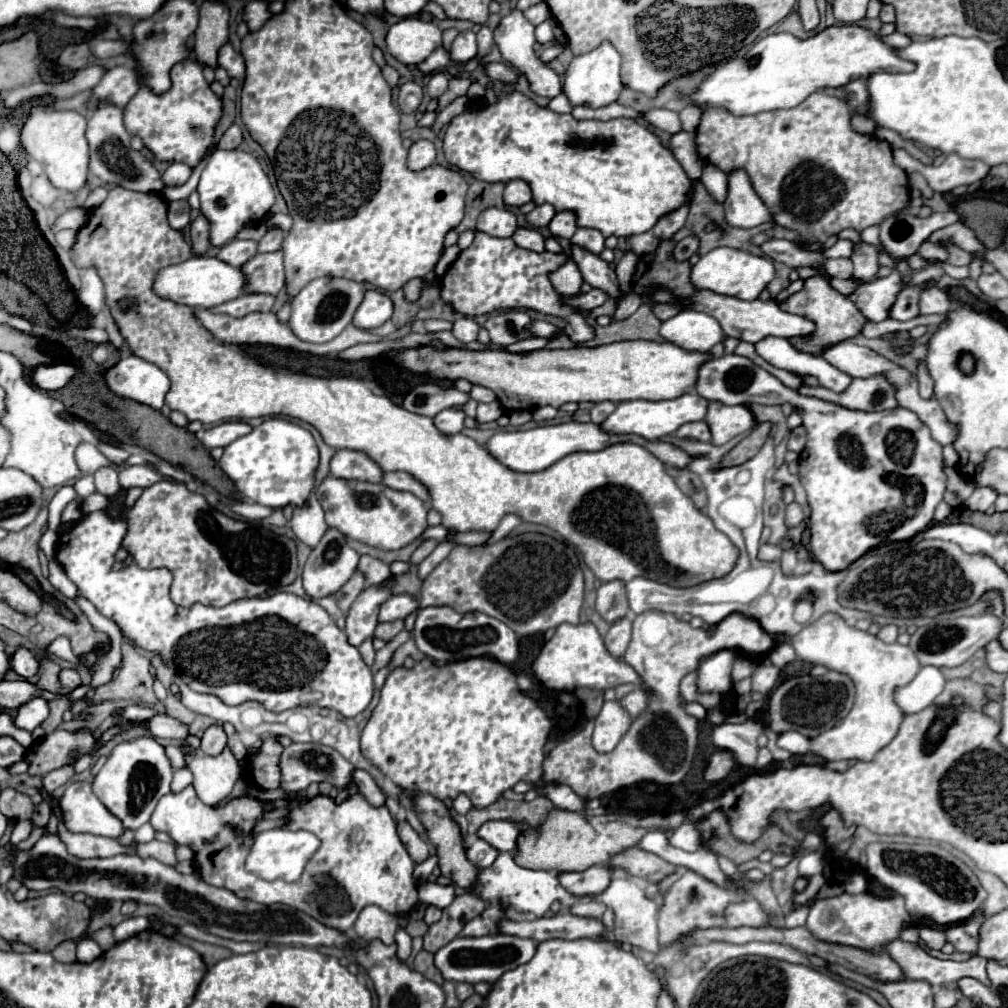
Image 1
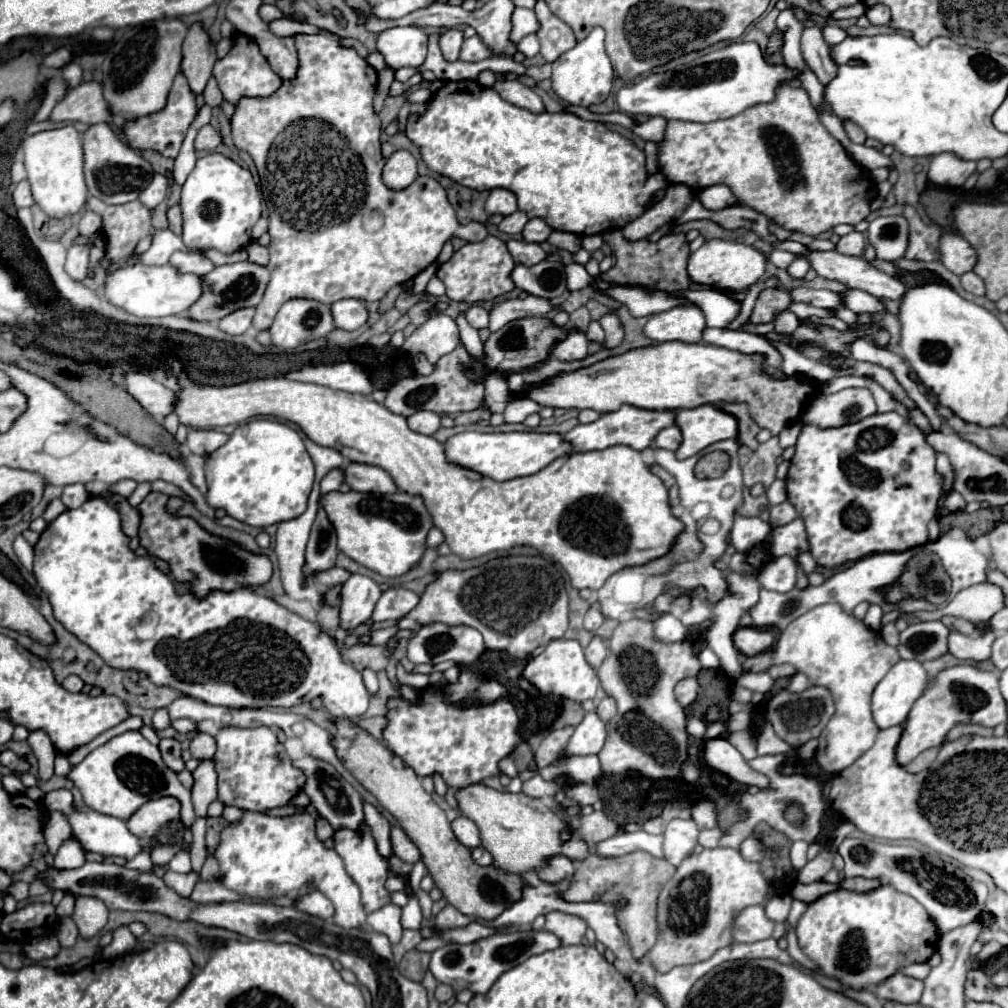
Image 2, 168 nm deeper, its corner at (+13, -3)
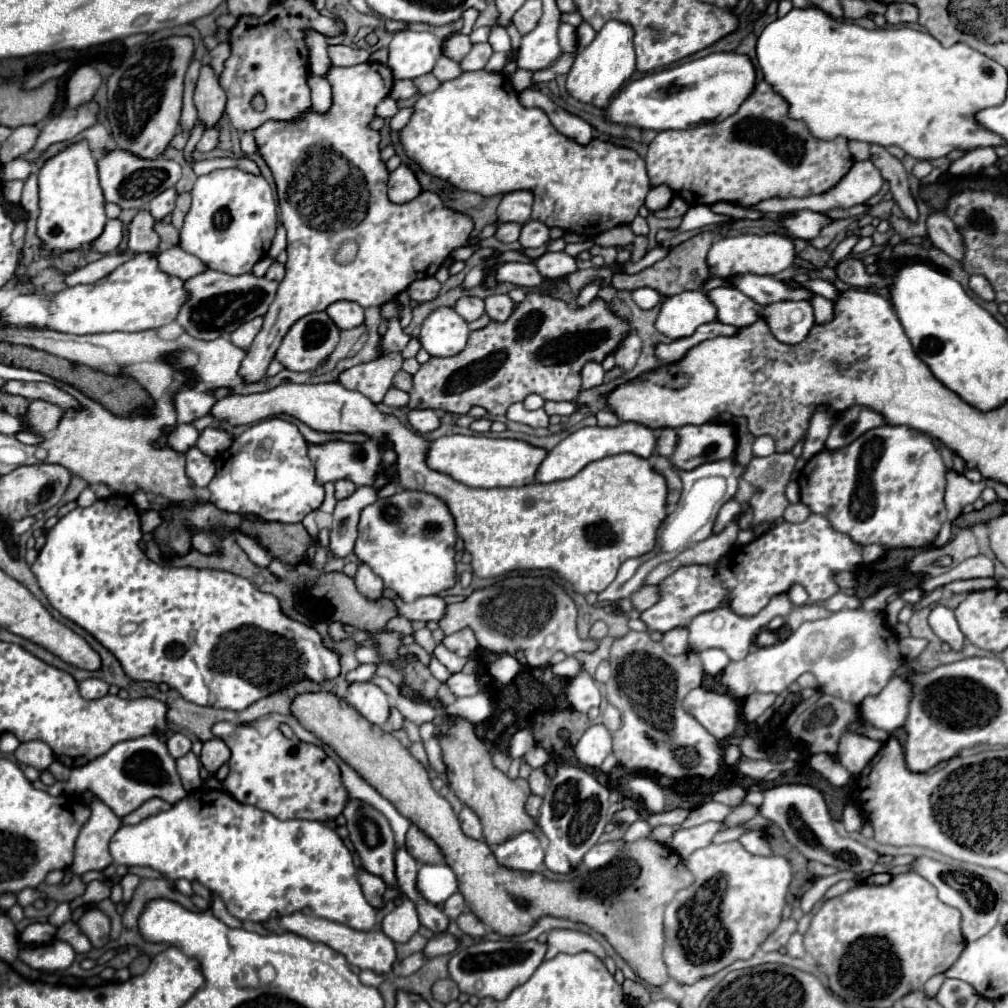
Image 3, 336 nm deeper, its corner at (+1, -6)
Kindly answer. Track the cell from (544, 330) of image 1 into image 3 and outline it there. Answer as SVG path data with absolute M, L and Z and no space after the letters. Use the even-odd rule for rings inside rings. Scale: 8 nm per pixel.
M539 292L527 294L513 316L505 324L491 322L487 328L471 332L463 352L449 358L431 358L413 376L413 388L407 408L443 410L457 416L469 414L473 406L483 406L487 414L505 414L513 402L521 402L527 394L541 394L545 400L573 400L581 390L581 368L589 360L603 362L609 352L615 352L617 344L631 332L629 322L617 318L603 300L593 300L583 308L571 308L563 300L545 296Z

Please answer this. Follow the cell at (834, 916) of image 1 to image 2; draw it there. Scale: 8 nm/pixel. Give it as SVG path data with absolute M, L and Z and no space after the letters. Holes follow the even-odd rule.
M879 885L869 893L855 893L847 889L831 891L809 905L809 909L801 915L797 927L797 939L803 953L827 975L841 983L843 989L873 989L881 981L889 979L893 973L903 971L911 963L929 961L929 957L937 951L939 929L933 925L933 919L925 911L925 907L893 889L893 885Z

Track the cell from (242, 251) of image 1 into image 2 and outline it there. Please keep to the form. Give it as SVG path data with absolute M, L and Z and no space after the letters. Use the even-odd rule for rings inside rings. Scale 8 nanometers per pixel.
M175 251L169 259L169 263L179 271L179 273L193 273L193 275L205 275L213 271L213 263L201 255L201 253L185 253L185 251Z

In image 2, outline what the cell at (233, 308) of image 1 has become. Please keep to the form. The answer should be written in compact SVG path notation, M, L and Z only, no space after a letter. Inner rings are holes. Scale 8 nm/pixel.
M239 309L239 311L231 313L231 315L227 315L225 319L221 319L219 329L229 333L229 335L243 335L251 327L253 313L255 313L255 309Z

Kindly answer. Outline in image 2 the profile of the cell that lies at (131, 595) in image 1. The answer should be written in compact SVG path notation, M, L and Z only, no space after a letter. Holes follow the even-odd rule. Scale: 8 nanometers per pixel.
M89 497L81 507L77 509L67 509L63 511L55 521L51 521L47 525L47 529L41 533L37 545L35 545L35 559L33 559L33 575L37 579L37 585L43 589L43 593L49 597L49 603L53 607L53 615L55 619L67 629L71 631L75 637L79 637L85 645L89 645L93 651L97 651L101 655L101 659L115 669L133 669L133 671L143 671L149 675L149 679L155 685L165 685L171 689L181 691L187 697L193 697L197 701L205 701L209 705L223 705L223 707L231 707L231 709L243 709L243 707L295 707L301 705L305 701L313 701L315 697L323 699L323 707L333 715L333 717L347 717L347 719L357 719L361 717L367 707L369 707L369 693L363 685L361 673L349 665L343 655L341 649L337 647L337 643L333 641L333 637L329 633L325 633L321 627L317 627L315 623L299 617L297 613L291 613L289 609L285 609L283 605L279 605L277 601L273 601L271 597L259 595L253 589L245 587L245 589L233 589L229 593L225 591L213 591L203 599L197 599L191 591L187 593L177 593L173 581L161 573L155 563L149 557L137 557L131 547L129 547L129 537L123 533L121 529L121 515L119 511L111 505L111 501L107 497Z

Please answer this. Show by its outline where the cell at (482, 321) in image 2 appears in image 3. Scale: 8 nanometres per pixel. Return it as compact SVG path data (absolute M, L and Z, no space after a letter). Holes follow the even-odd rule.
M461 298L455 304L455 310L459 316L463 316L467 322L473 322L485 314L485 302L481 298Z

